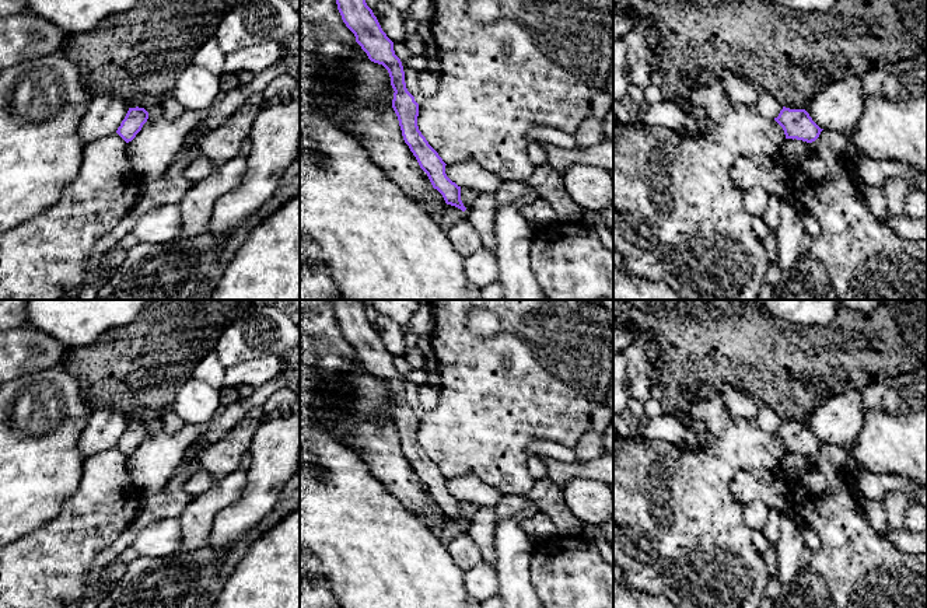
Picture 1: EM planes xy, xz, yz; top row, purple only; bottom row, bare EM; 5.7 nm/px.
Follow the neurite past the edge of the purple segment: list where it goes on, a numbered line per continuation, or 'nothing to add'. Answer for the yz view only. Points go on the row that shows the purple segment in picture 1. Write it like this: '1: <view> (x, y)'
nothing to add

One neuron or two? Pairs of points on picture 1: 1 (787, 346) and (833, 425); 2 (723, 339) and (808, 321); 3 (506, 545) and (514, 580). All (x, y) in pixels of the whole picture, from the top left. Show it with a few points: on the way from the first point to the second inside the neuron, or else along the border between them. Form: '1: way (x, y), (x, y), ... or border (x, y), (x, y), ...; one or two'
1: border (850, 388), (828, 398), (804, 422); two
2: border (793, 324), (808, 331); two
3: way (513, 554), (514, 572); one

